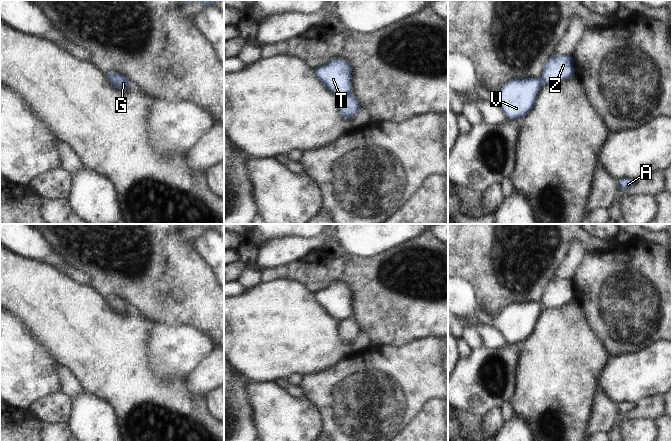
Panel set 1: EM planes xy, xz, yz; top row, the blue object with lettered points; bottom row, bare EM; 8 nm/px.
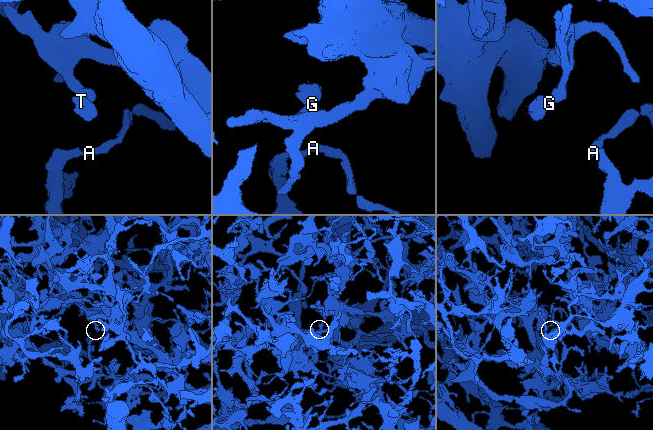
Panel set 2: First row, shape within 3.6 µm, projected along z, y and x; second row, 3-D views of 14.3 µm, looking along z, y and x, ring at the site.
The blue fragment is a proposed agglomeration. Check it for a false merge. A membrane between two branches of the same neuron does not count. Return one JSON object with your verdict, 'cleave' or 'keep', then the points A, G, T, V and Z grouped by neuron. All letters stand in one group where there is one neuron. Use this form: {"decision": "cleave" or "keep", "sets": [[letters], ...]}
{"decision": "cleave", "sets": [["A", "Z"], ["G", "T", "V"]]}

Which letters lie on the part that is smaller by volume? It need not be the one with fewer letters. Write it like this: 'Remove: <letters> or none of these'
Remove: G, T, V

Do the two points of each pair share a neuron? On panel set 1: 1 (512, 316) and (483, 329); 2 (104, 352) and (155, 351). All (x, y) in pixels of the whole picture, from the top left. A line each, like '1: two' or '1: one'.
1: two
2: two

